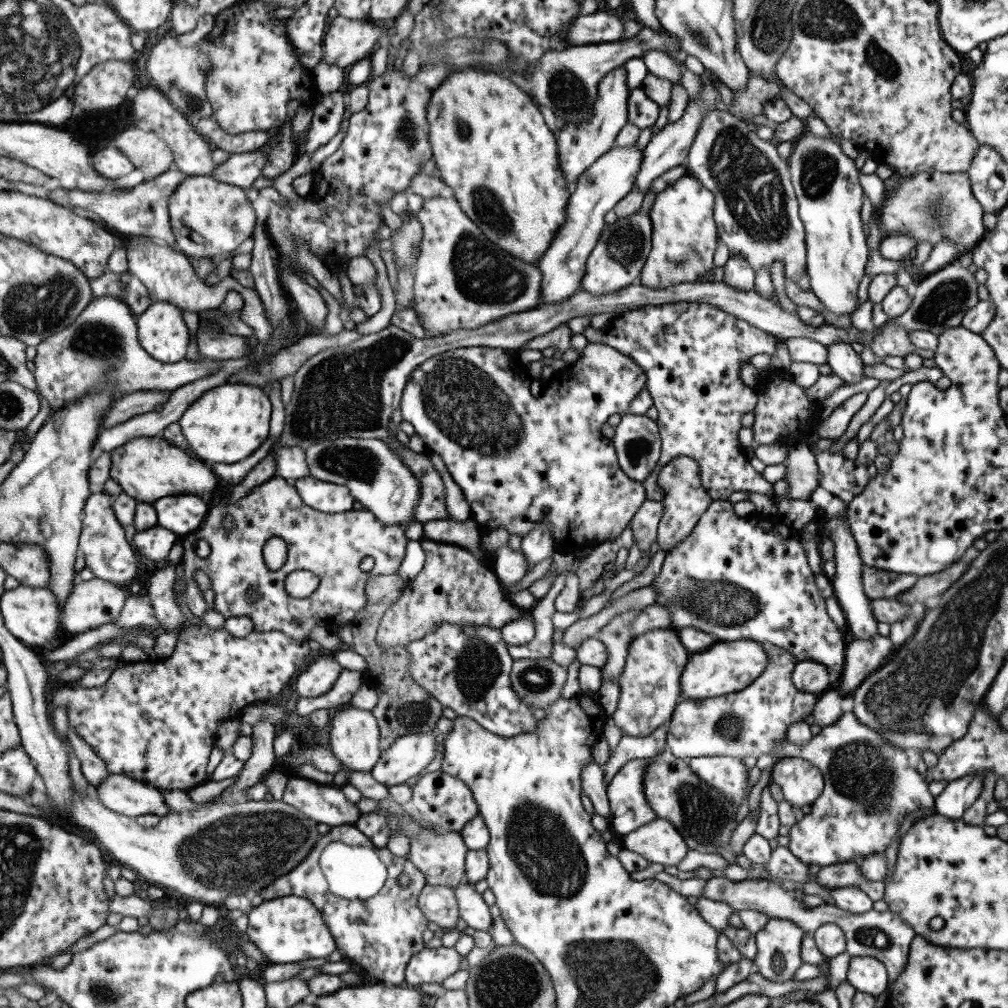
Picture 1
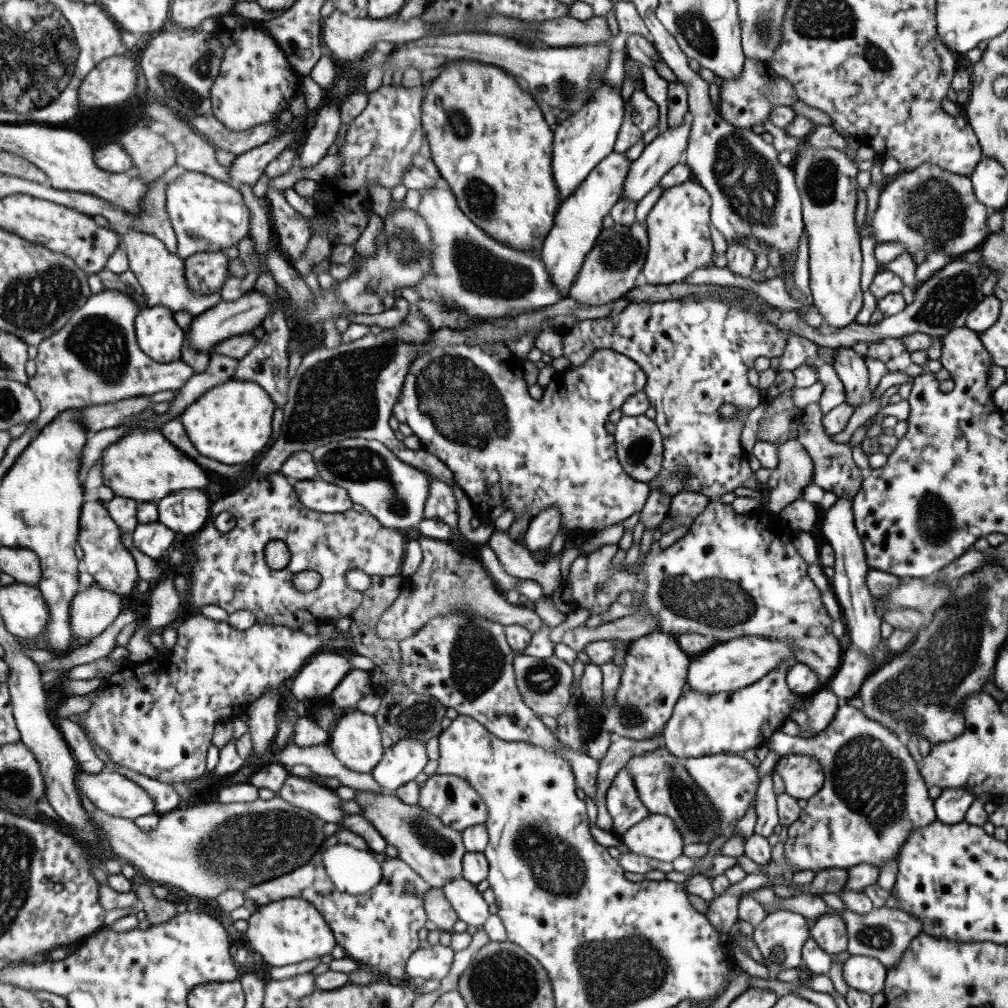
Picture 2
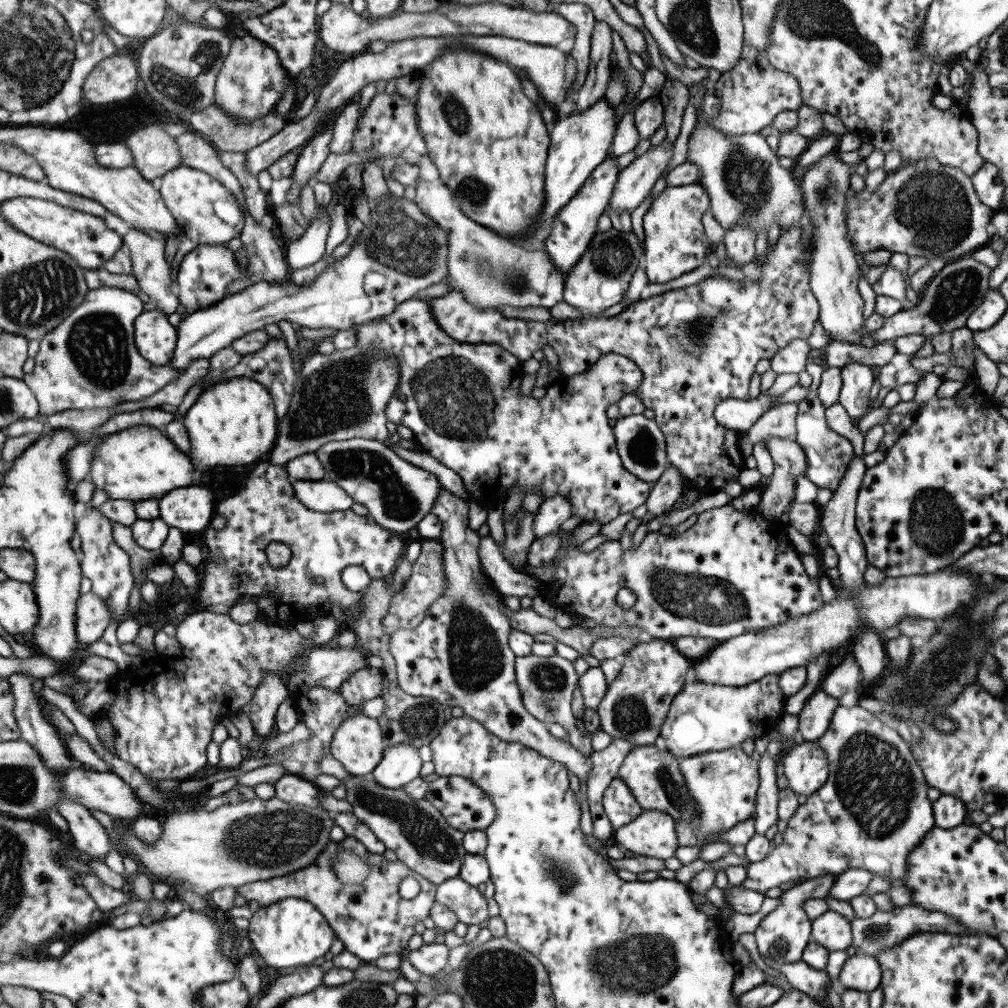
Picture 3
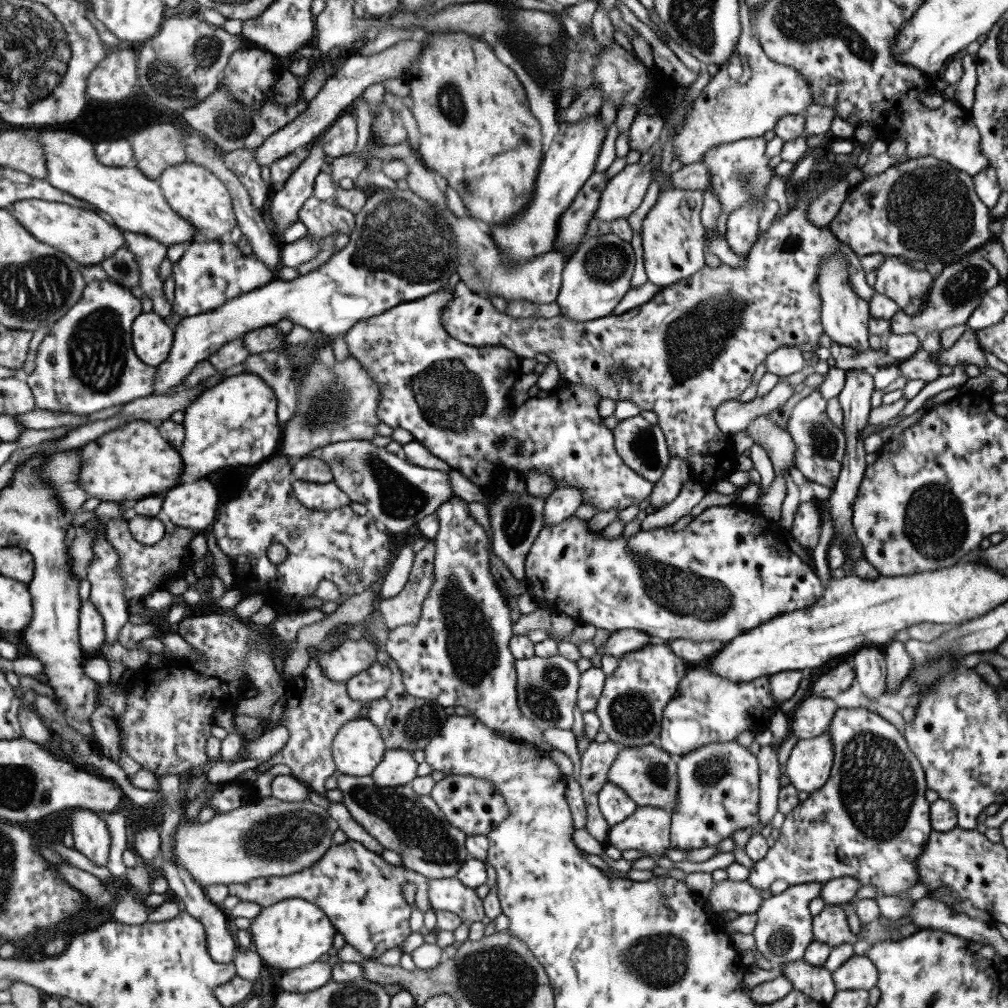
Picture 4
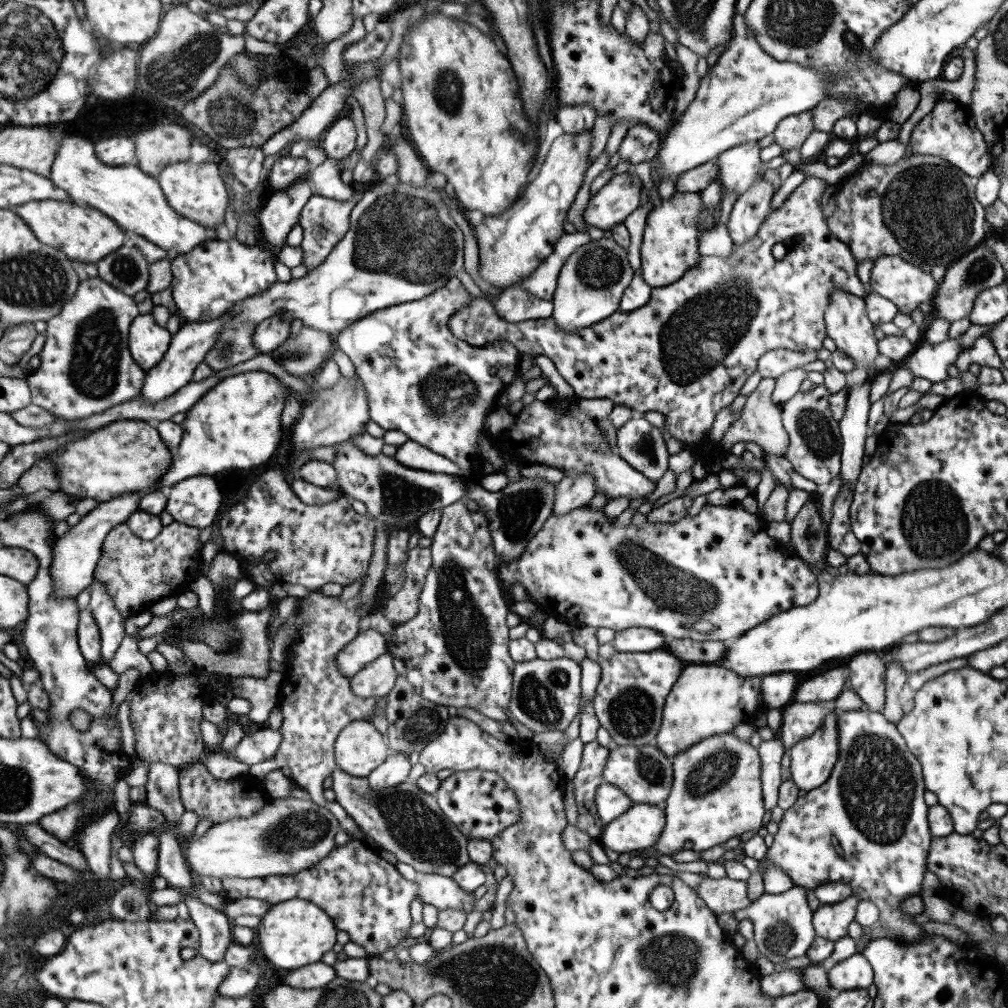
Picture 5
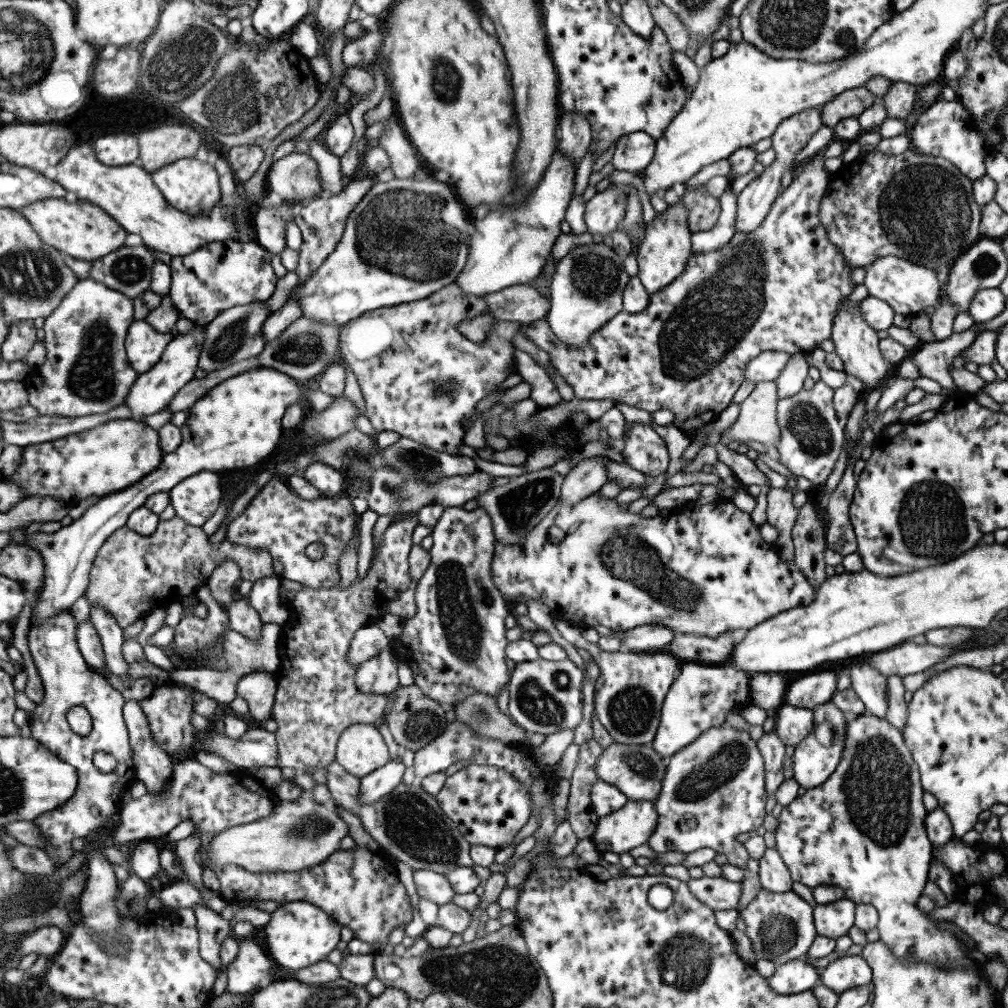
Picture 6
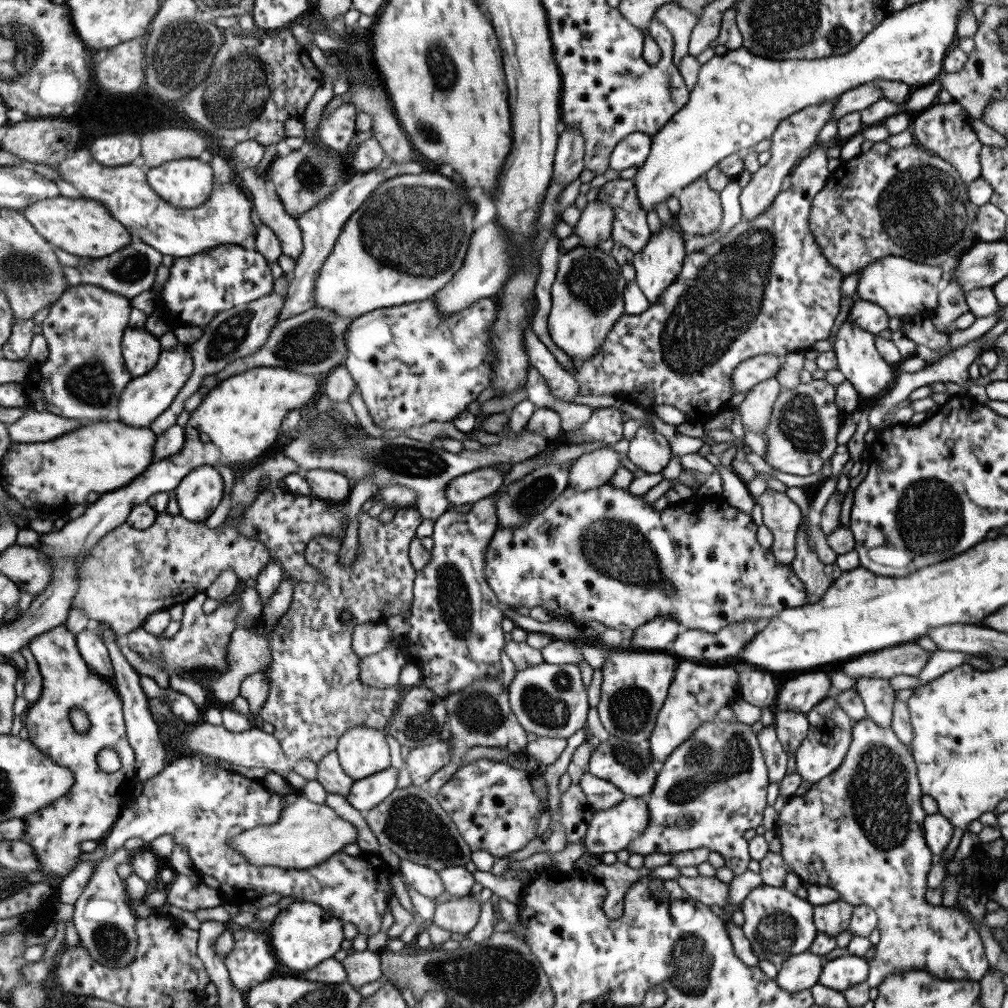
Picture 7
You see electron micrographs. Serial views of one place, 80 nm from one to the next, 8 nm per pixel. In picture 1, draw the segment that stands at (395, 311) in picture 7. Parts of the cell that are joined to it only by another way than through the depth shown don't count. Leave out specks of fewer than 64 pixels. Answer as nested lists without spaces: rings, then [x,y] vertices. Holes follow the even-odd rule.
[[[587,344],[575,362],[560,374],[542,383],[540,394],[535,397],[529,391],[529,384],[533,379],[525,368],[526,365],[519,361],[516,352],[501,348],[461,347],[430,356],[410,372],[410,378],[405,383],[398,406],[401,410],[401,418],[411,424],[415,434],[418,434],[424,442],[426,452],[435,453],[444,462],[449,476],[453,482],[457,483],[469,505],[471,518],[482,533],[486,534],[503,526],[509,535],[518,534],[523,537],[542,522],[542,524],[548,524],[555,552],[571,552],[573,554],[588,545],[608,540],[608,538],[618,540],[619,534],[623,532],[623,528],[628,525],[646,498],[642,483],[630,480],[620,470],[611,439],[603,437],[599,428],[612,414],[621,416],[627,412],[630,402],[642,387],[646,386],[645,373],[640,366],[636,365],[636,362],[632,361],[632,358],[623,356],[613,347],[603,346],[603,344]]]

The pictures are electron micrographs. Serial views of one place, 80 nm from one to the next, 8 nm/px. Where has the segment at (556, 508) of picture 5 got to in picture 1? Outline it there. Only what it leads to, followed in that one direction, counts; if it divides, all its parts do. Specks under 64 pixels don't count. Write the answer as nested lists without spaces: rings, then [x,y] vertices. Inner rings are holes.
[[[542,522],[523,536],[520,541],[520,551],[528,562],[529,570],[537,562],[552,556],[555,553],[554,547],[548,524],[542,524]]]

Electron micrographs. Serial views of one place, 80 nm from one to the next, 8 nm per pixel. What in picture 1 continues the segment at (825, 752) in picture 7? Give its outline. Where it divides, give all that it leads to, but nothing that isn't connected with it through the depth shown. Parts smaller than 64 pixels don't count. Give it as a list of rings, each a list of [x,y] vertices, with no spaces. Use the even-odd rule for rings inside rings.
[[[796,757],[777,759],[770,770],[769,783],[775,782],[783,799],[807,810],[821,794],[824,782],[820,770],[810,762]]]

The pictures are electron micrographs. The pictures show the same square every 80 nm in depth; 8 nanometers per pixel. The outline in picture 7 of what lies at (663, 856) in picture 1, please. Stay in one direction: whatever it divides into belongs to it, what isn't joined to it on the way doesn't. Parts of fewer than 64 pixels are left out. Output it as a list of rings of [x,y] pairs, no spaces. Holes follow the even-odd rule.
[[[624,797],[619,804],[611,806],[611,809],[595,811],[591,815],[591,821],[587,823],[585,836],[580,840],[586,850],[586,854],[598,856],[605,852],[615,853],[618,850],[627,848],[630,842],[639,838],[647,827],[647,805],[646,798]]]

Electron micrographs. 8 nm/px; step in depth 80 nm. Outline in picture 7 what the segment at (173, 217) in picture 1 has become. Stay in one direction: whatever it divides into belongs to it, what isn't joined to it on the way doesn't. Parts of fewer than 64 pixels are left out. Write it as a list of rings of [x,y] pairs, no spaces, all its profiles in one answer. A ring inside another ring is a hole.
[[[184,158],[147,169],[153,190],[171,205],[181,209],[203,207],[215,188],[213,168],[197,158]]]

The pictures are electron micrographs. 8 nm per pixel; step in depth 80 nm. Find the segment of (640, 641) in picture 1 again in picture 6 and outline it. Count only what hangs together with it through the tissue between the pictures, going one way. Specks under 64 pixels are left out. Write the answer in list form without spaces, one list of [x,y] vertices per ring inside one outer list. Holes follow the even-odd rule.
[[[553,621],[553,624],[565,641],[586,650],[598,666],[600,671],[594,680],[593,692],[594,716],[612,741],[623,745],[649,745],[656,733],[665,694],[677,677],[681,664],[665,651],[633,653],[621,649],[605,652],[581,638],[580,626],[563,621]]]

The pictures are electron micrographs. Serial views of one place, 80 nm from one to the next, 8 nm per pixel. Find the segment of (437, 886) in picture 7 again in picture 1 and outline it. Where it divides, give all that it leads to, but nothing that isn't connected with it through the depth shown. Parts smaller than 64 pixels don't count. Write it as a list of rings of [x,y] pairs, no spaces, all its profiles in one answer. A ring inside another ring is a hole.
[[[462,880],[452,889],[458,904],[460,918],[473,930],[487,930],[492,919],[487,904],[475,891],[474,885]]]

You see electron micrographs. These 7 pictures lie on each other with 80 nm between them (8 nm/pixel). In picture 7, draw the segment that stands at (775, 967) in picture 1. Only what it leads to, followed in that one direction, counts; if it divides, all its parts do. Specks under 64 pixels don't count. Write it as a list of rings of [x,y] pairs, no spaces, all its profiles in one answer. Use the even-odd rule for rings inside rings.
[[[761,884],[751,889],[741,903],[744,921],[740,928],[758,961],[766,960],[779,966],[787,958],[808,951],[817,933],[812,921],[812,908],[813,905],[784,887]]]

